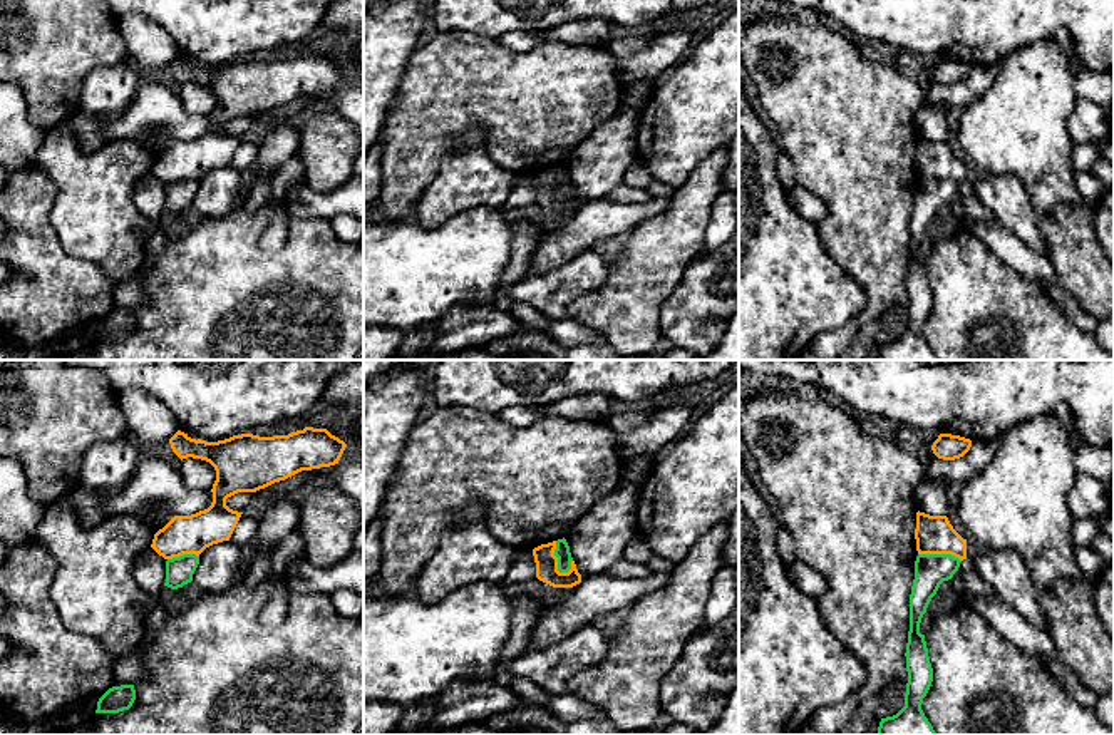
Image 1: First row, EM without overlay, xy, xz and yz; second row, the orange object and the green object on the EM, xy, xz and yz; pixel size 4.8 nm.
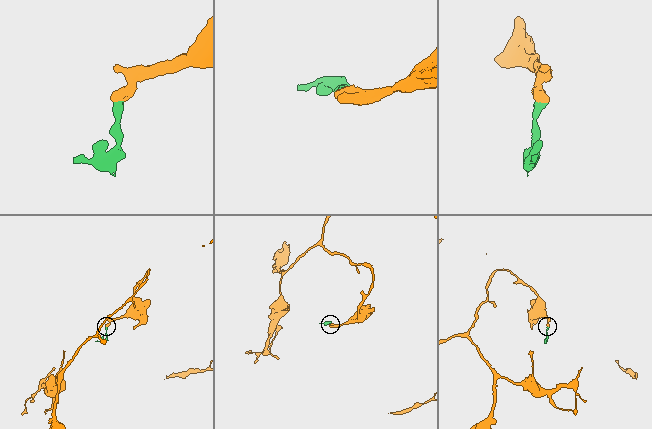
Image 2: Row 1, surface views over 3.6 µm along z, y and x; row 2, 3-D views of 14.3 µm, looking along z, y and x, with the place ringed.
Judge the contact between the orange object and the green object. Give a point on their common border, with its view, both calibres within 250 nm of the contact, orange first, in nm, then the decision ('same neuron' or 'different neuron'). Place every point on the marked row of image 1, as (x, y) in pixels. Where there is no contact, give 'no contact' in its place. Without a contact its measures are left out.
xz (556, 560) | 110/70 nm | different neuron

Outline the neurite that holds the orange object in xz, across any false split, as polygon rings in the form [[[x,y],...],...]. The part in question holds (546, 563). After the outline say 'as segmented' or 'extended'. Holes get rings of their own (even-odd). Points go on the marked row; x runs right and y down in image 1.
[[[556,541],[533,549],[536,578],[553,588],[573,588],[580,584],[581,574],[578,573],[575,561],[571,561],[571,569],[568,573],[558,571],[558,558],[554,556],[554,549]]] | as segmented

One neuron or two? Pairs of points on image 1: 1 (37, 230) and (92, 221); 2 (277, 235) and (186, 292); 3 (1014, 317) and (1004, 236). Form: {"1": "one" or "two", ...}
{"1": "two", "2": "two", "3": "two"}

